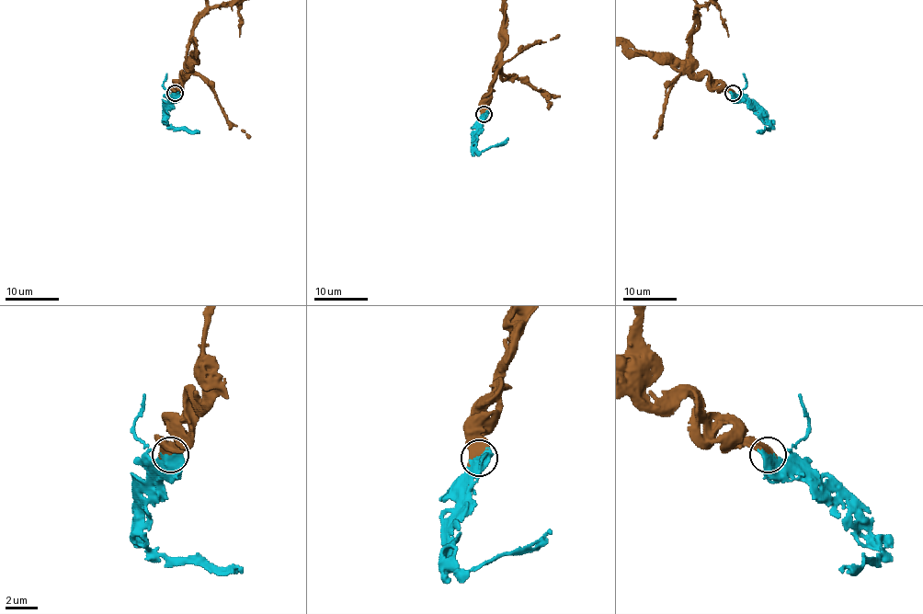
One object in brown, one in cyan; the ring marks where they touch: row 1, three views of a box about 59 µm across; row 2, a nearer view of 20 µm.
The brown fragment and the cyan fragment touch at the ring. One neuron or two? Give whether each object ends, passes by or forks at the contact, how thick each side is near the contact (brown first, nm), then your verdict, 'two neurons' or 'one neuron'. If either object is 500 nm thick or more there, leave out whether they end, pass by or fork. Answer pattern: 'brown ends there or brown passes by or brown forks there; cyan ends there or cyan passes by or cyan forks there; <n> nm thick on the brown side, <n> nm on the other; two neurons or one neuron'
550 nm thick on the brown side, 600 nm on the other; one neuron

